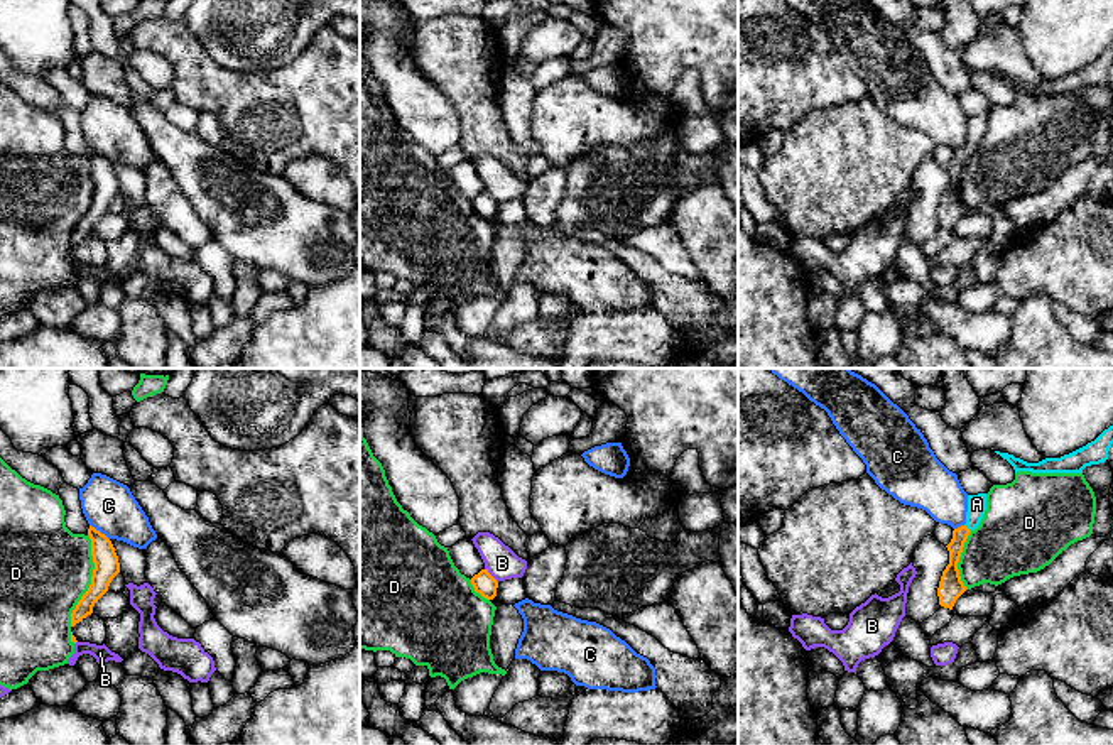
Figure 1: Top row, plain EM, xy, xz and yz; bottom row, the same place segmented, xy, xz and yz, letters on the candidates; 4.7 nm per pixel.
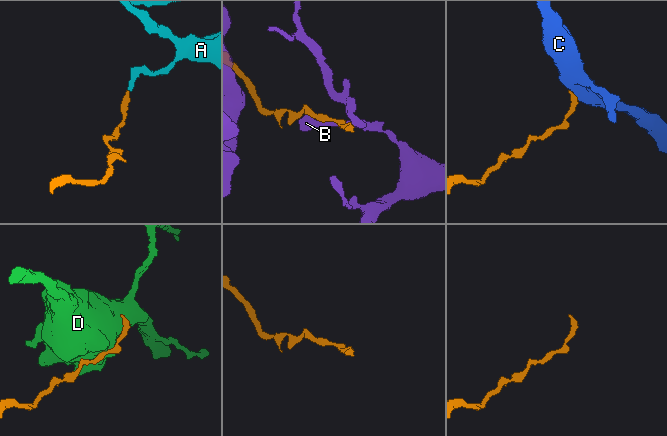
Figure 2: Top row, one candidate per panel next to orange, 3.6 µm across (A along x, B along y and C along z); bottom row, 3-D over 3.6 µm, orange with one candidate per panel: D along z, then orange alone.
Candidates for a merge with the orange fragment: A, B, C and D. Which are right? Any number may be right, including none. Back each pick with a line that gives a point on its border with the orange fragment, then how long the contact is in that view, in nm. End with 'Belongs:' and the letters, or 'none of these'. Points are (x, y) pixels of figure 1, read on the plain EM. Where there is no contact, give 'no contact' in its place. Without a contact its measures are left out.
A: contact yz (966, 149); length 50 nm
Belongs: A

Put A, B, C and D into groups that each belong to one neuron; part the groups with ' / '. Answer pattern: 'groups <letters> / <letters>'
groups A / B / C / D

